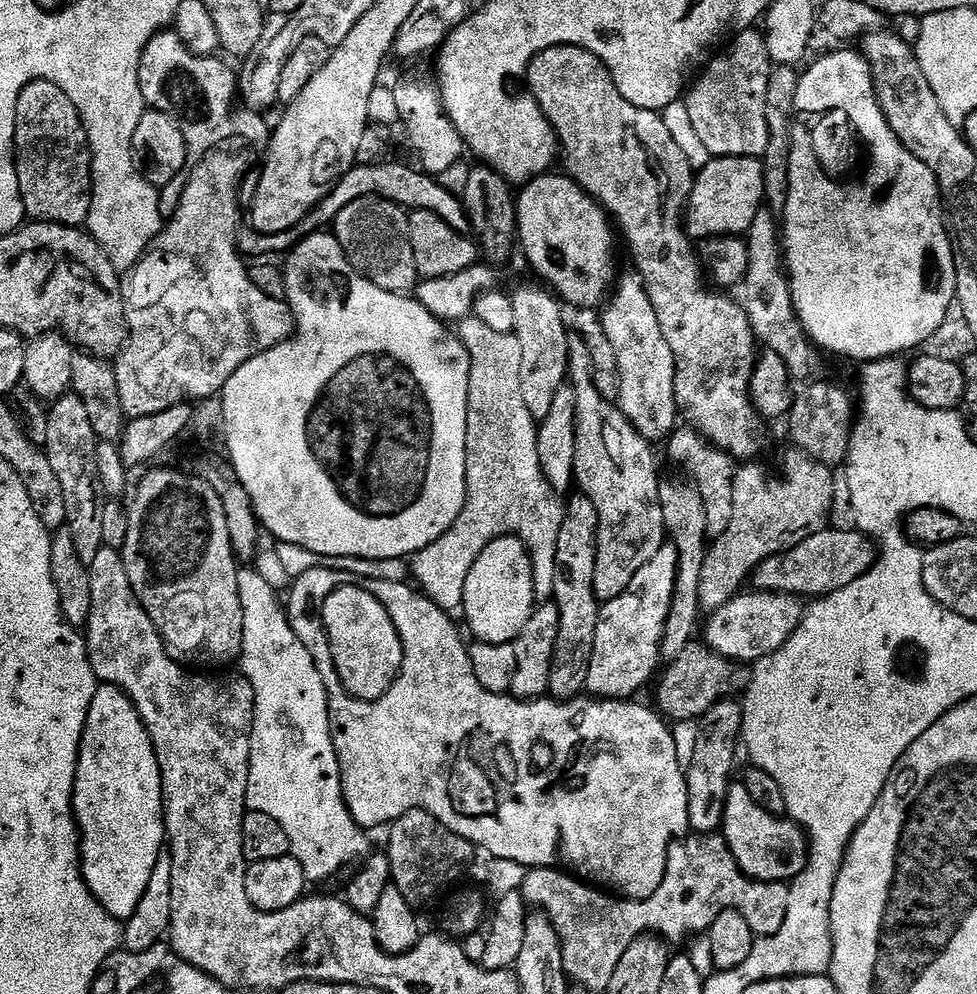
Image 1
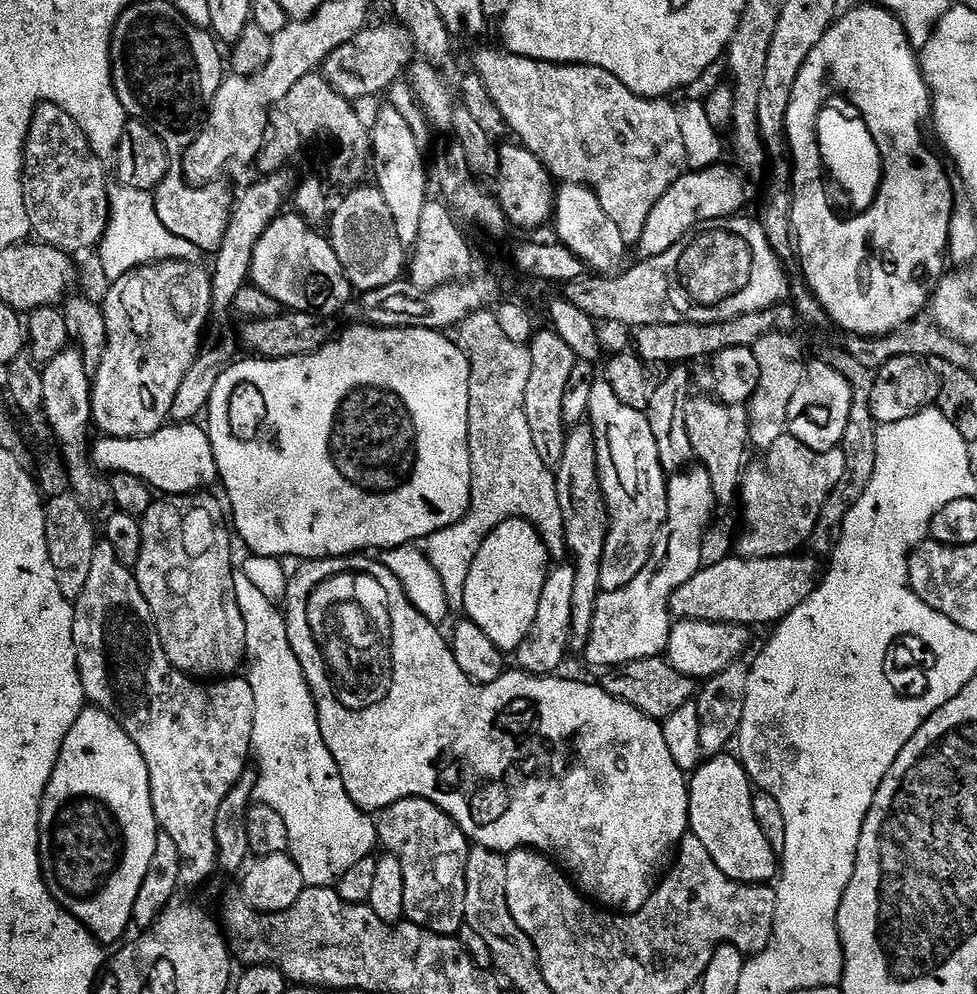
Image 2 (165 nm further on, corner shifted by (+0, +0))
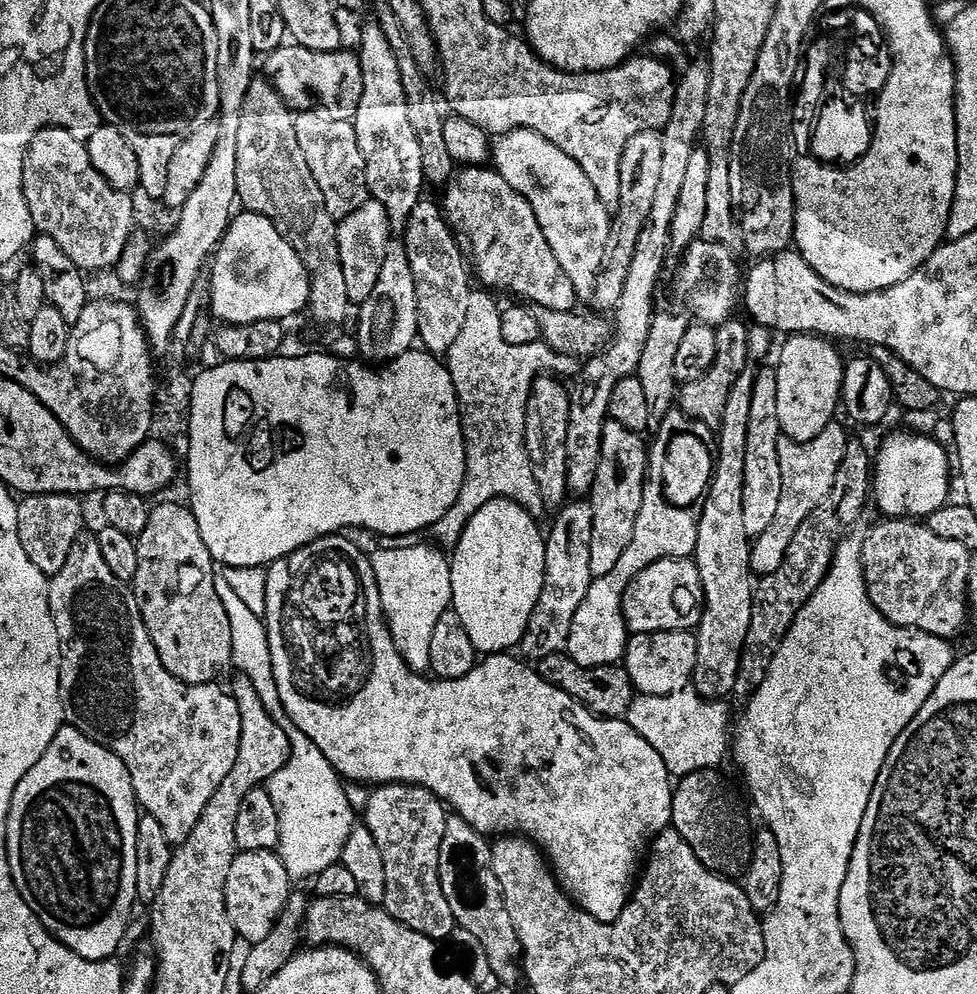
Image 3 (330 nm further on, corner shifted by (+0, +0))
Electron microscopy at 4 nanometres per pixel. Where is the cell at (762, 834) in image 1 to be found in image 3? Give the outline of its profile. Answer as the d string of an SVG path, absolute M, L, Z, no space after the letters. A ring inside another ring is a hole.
M709 770L706 772L691 772L675 785L672 794L672 823L671 827L698 854L708 868L720 870L725 873L739 873L742 866L747 865L750 859L750 848L744 844L744 836L739 832L740 824L736 821L736 808L732 803L736 796L723 776L723 771ZM716 804L728 804L716 812ZM716 852L720 856L716 856ZM724 868L725 869L724 869ZM740 868L740 869L739 869Z

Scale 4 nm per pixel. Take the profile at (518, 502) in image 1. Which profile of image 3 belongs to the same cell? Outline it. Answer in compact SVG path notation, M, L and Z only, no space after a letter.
M488 290L470 294L462 332L446 353L464 425L466 478L454 506L430 529L431 539L444 550L455 549L470 518L491 500L516 500L531 516L545 515L538 478L534 478L530 454L524 445L530 390L541 374L572 374L578 368L575 359L561 356L546 343L514 346L506 342L502 338L502 308L491 295L495 296Z

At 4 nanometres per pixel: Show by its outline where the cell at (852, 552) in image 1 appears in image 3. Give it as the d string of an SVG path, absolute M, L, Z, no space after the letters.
M695 559L659 560L634 578L624 595L624 617L628 620L629 633L638 632L692 632L700 627L700 619L704 613L704 591L702 578L698 574Z

